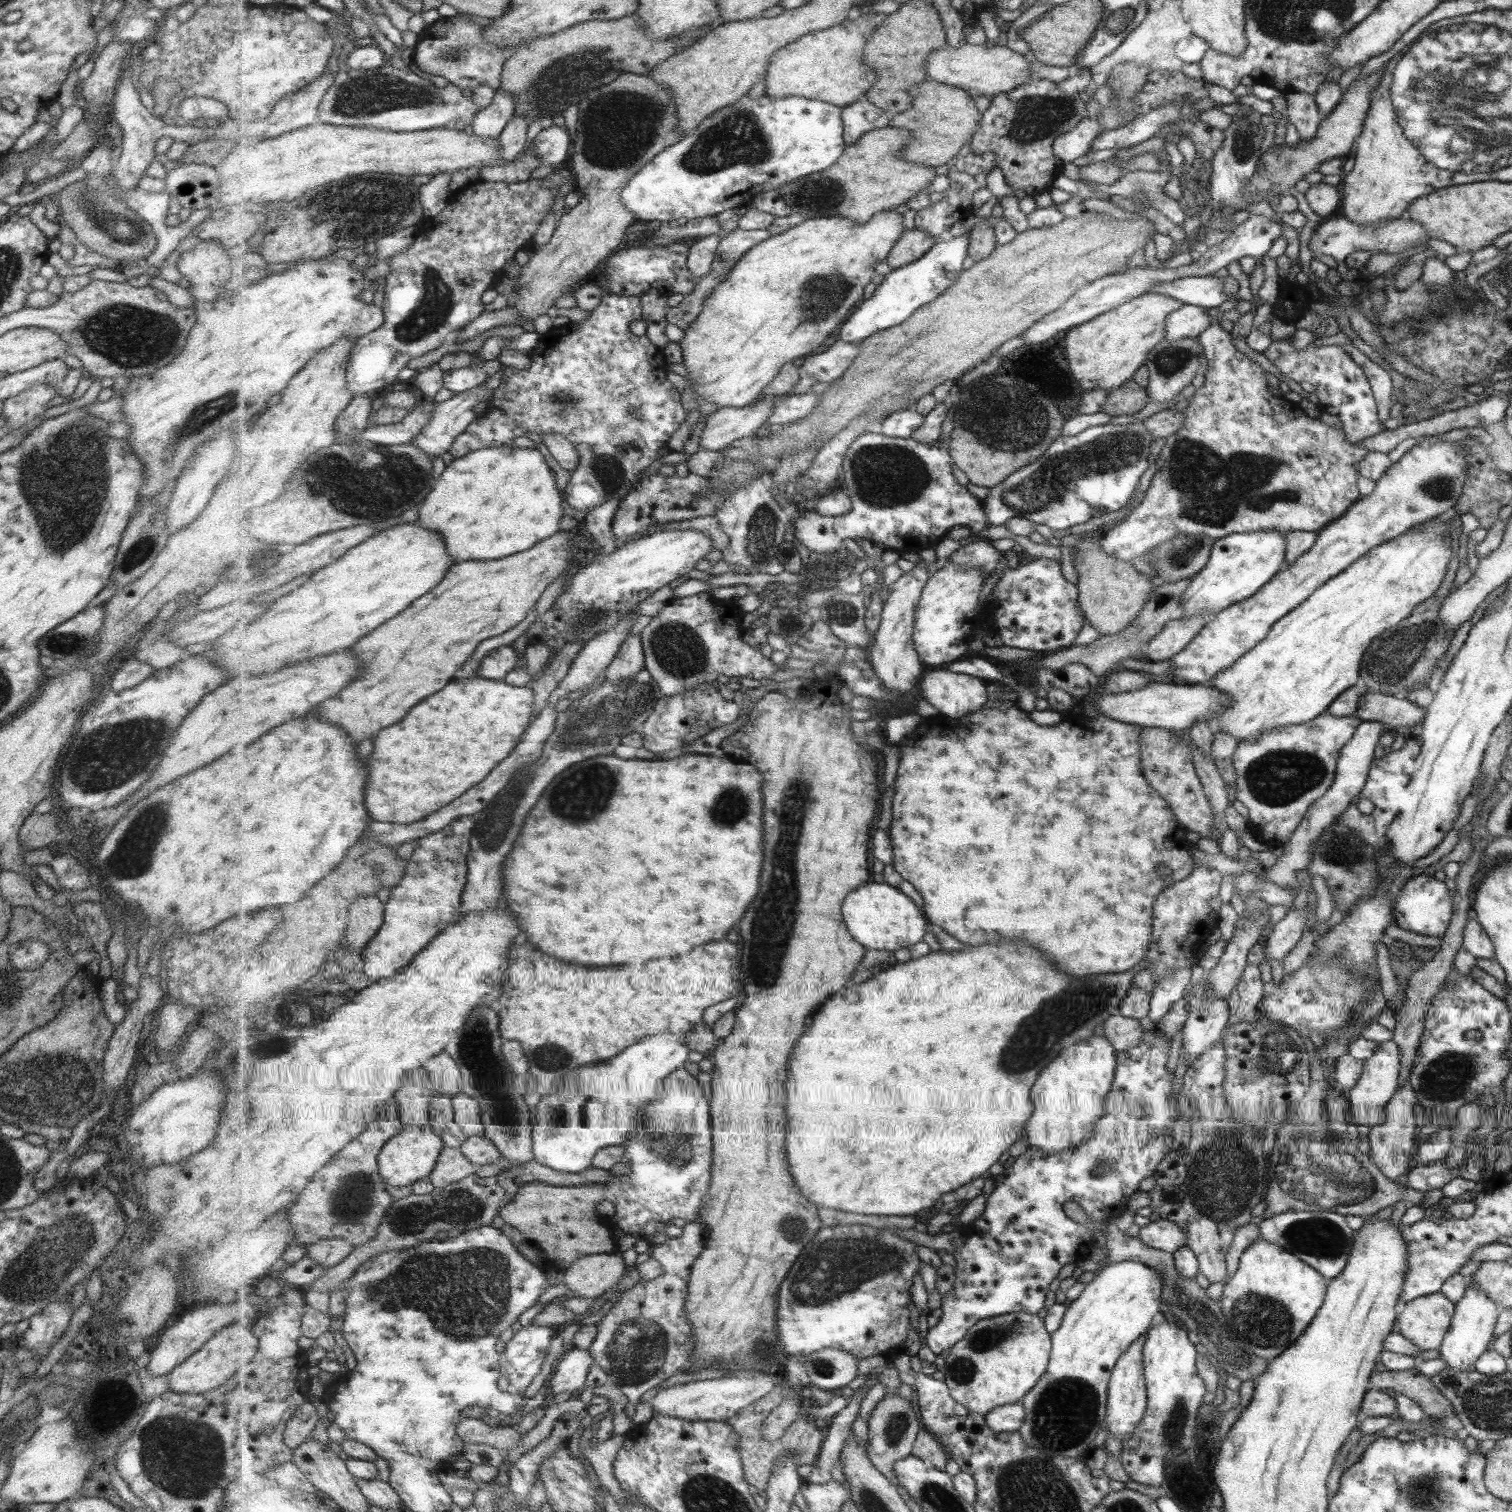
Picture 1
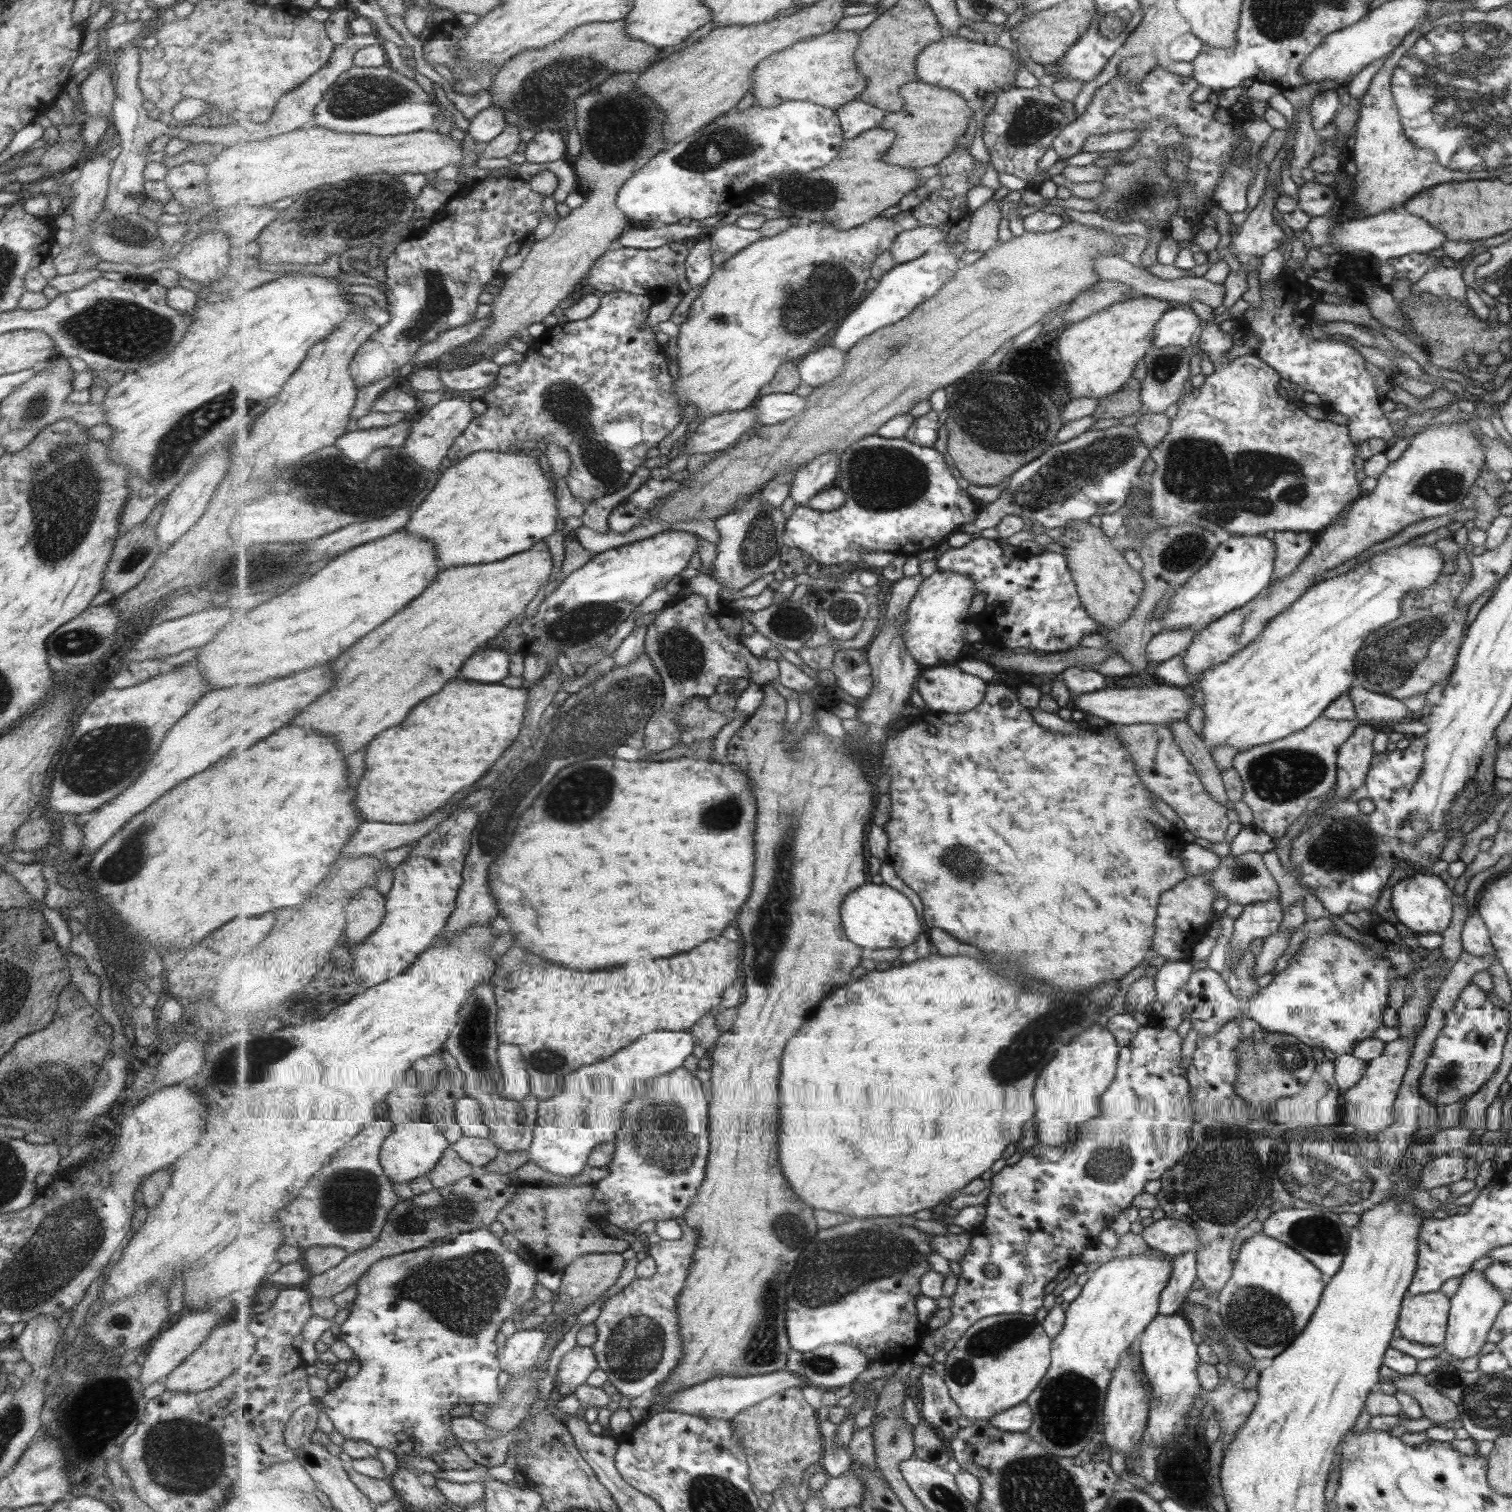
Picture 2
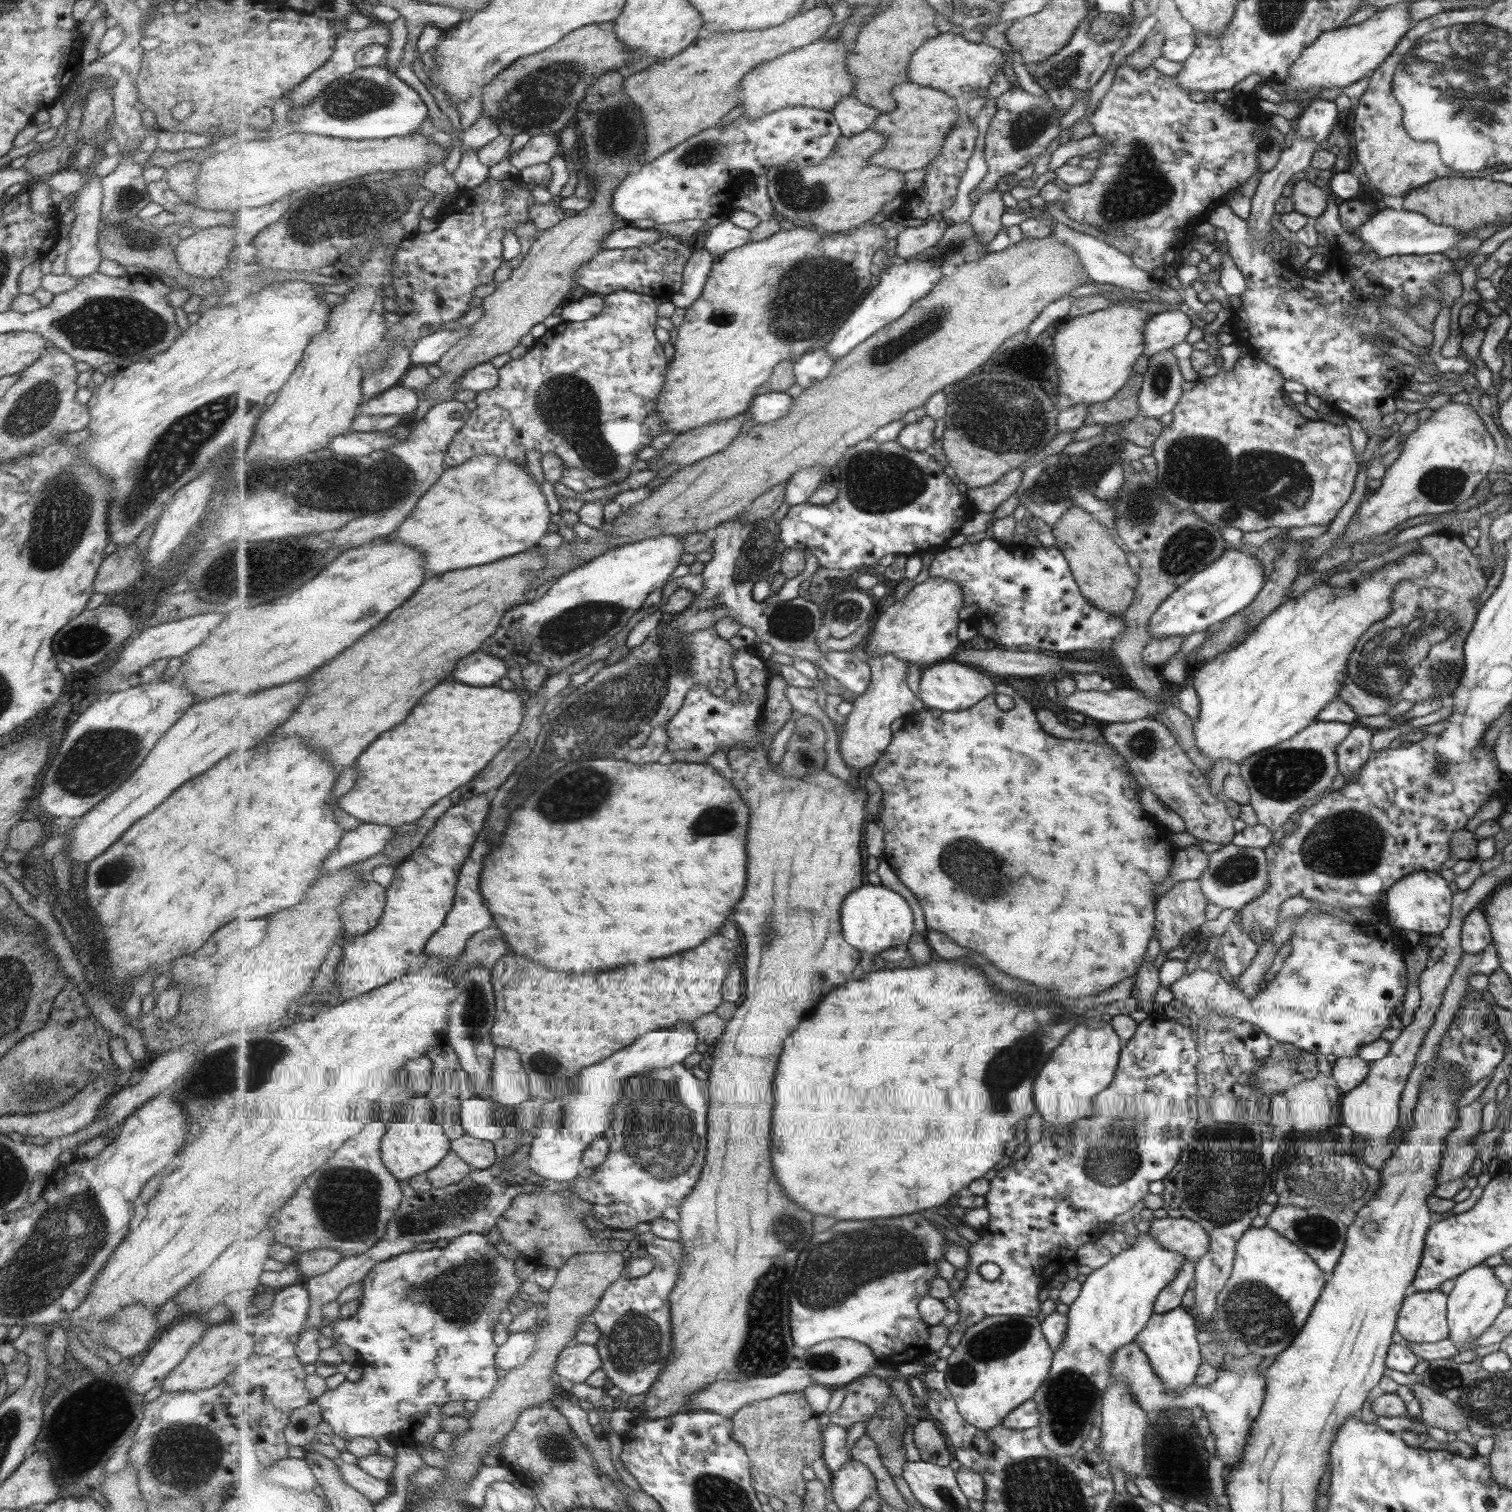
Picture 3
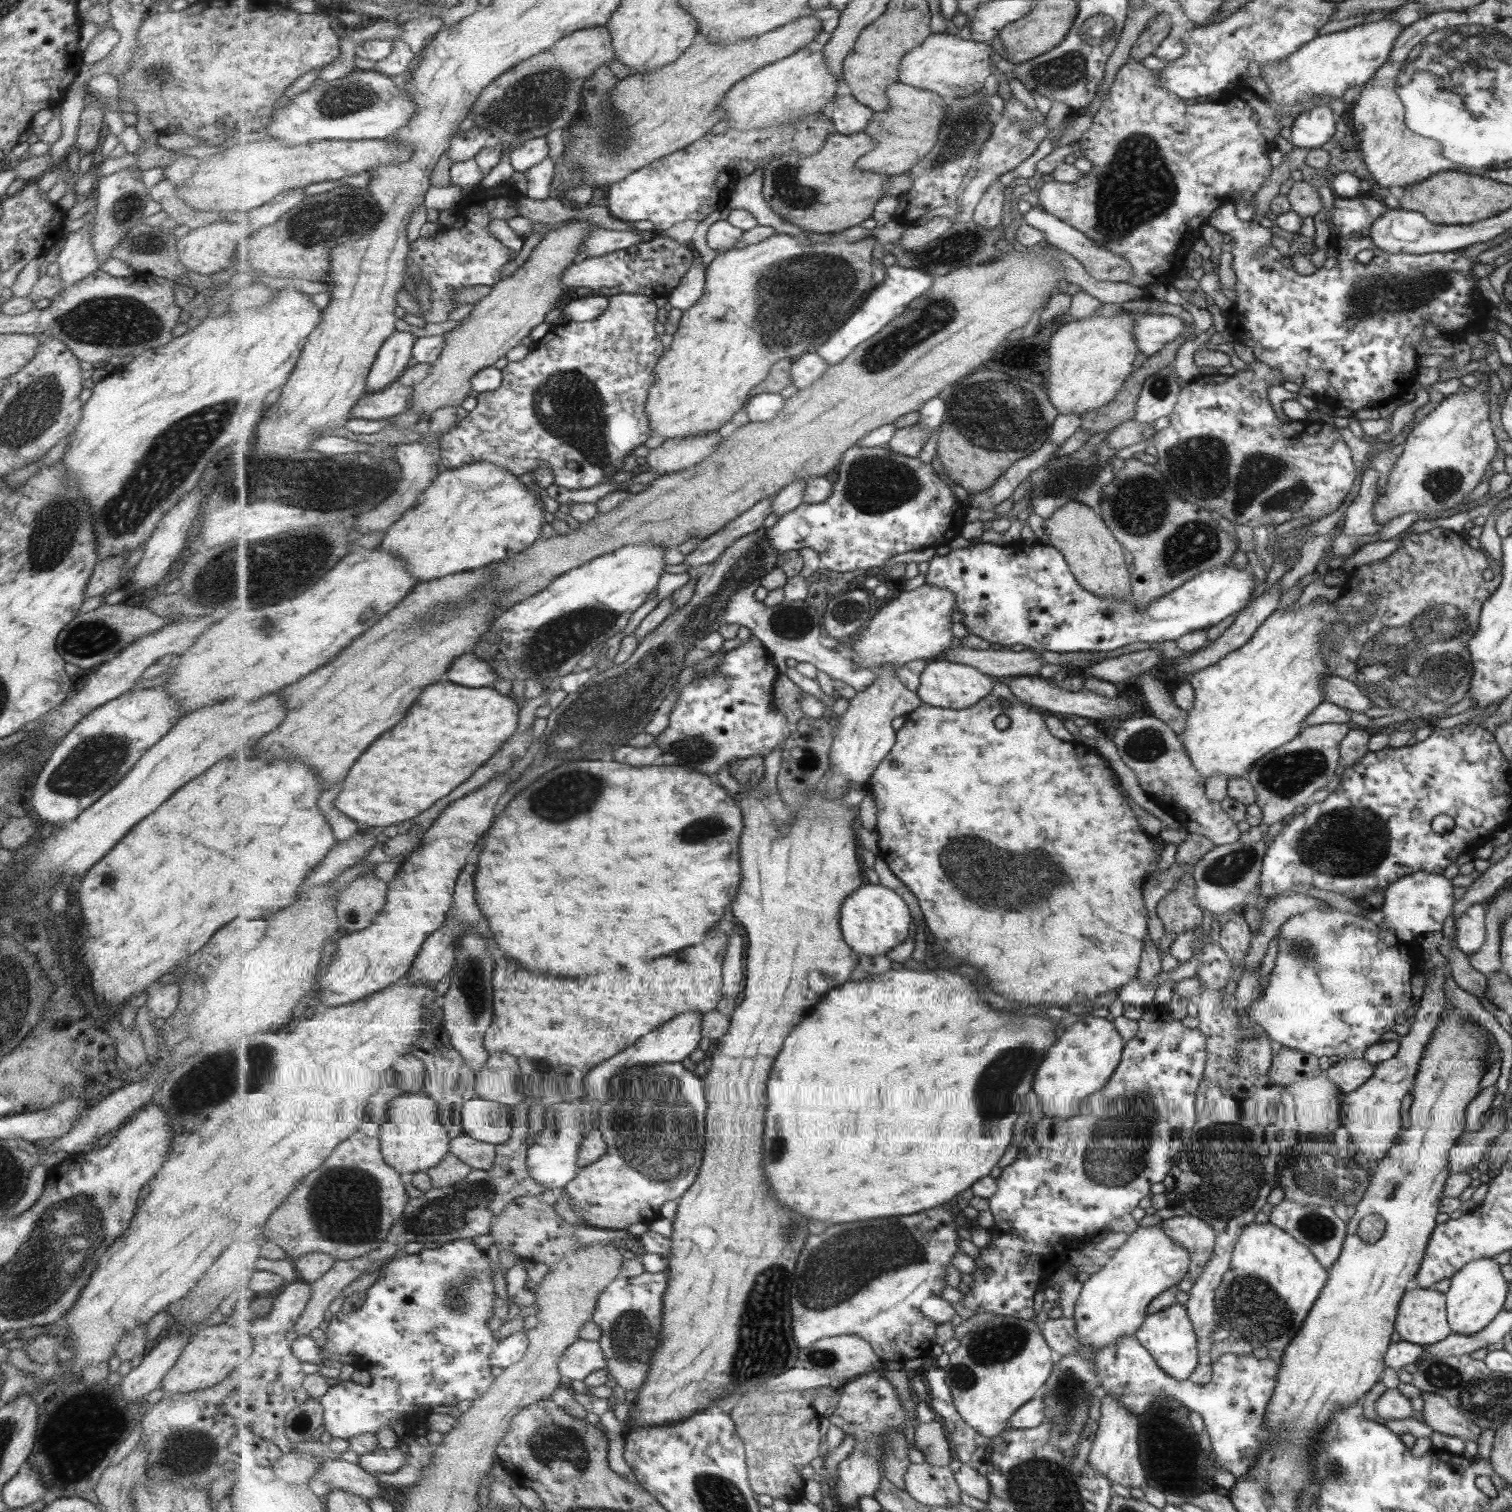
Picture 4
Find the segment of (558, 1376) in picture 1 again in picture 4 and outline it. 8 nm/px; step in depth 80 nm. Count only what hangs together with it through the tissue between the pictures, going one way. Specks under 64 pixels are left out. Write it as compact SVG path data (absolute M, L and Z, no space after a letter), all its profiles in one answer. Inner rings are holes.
M579 1340L565 1351L560 1360L561 1375L571 1382L585 1381L593 1373L607 1367L608 1360L600 1341Z

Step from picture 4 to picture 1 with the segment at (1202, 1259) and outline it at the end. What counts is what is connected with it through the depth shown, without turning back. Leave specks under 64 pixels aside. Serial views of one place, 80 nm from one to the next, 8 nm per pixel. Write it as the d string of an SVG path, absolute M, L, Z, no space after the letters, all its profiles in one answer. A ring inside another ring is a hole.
M1151 1221L1140 1228L1138 1237L1141 1243L1149 1248L1173 1254L1177 1248L1187 1246L1187 1237L1181 1231L1181 1226L1173 1224L1173 1221Z

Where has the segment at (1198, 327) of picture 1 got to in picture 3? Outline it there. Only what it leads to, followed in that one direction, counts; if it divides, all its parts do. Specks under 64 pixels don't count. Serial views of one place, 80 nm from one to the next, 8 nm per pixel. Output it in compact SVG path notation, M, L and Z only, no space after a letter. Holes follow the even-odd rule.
M1179 310L1155 313L1146 322L1143 332L1143 355L1150 357L1160 350L1171 349L1173 345L1185 341L1191 331L1190 319Z

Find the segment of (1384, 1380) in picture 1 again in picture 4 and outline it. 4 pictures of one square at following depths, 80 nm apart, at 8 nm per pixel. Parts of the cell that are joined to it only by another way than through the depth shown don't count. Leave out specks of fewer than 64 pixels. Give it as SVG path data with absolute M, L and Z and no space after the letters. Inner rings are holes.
M1431 1391L1421 1392L1424 1406L1422 1408L1422 1421L1435 1432L1455 1436L1463 1440L1476 1442L1483 1431L1474 1422L1469 1421L1456 1406L1445 1397Z

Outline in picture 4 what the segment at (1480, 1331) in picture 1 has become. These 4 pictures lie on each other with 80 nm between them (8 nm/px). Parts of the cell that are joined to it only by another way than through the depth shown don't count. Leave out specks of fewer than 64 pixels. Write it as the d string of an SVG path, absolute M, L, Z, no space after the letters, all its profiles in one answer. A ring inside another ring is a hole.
M1492 1259L1473 1260L1462 1267L1451 1279L1445 1293L1448 1327L1452 1333L1465 1336L1475 1335L1488 1326L1504 1309L1508 1295L1508 1282L1502 1274L1502 1268Z

